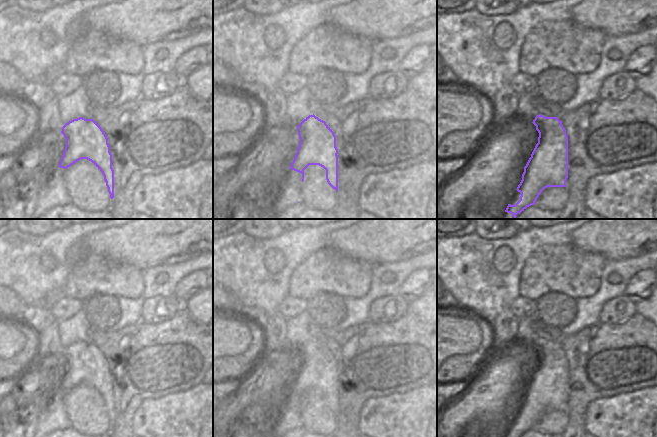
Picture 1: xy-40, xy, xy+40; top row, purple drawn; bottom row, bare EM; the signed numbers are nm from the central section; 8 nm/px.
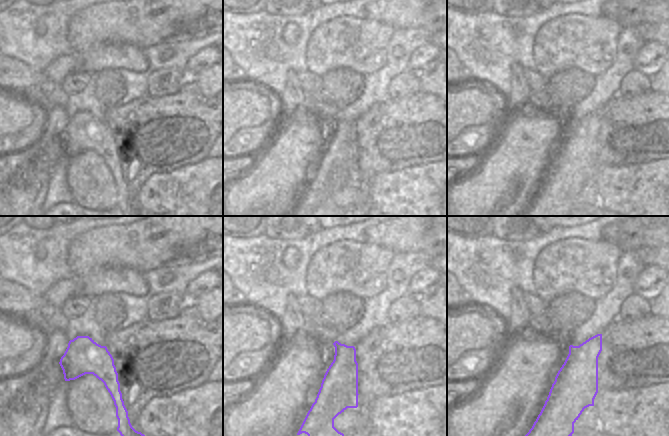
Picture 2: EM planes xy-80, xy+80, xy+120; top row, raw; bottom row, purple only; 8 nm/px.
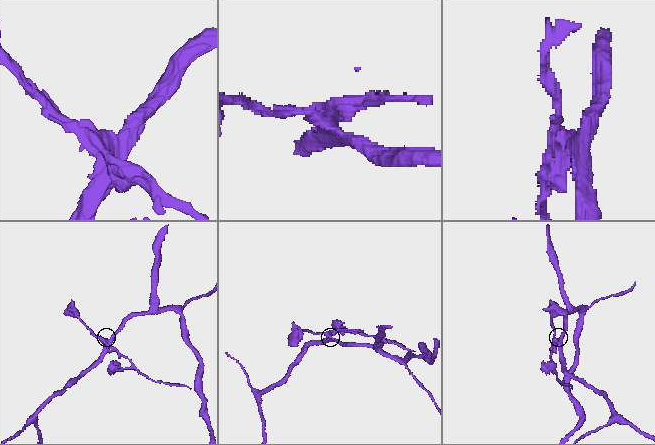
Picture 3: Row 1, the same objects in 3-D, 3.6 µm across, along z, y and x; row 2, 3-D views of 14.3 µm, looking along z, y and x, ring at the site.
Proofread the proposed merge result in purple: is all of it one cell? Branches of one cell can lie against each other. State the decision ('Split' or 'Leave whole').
Split.

